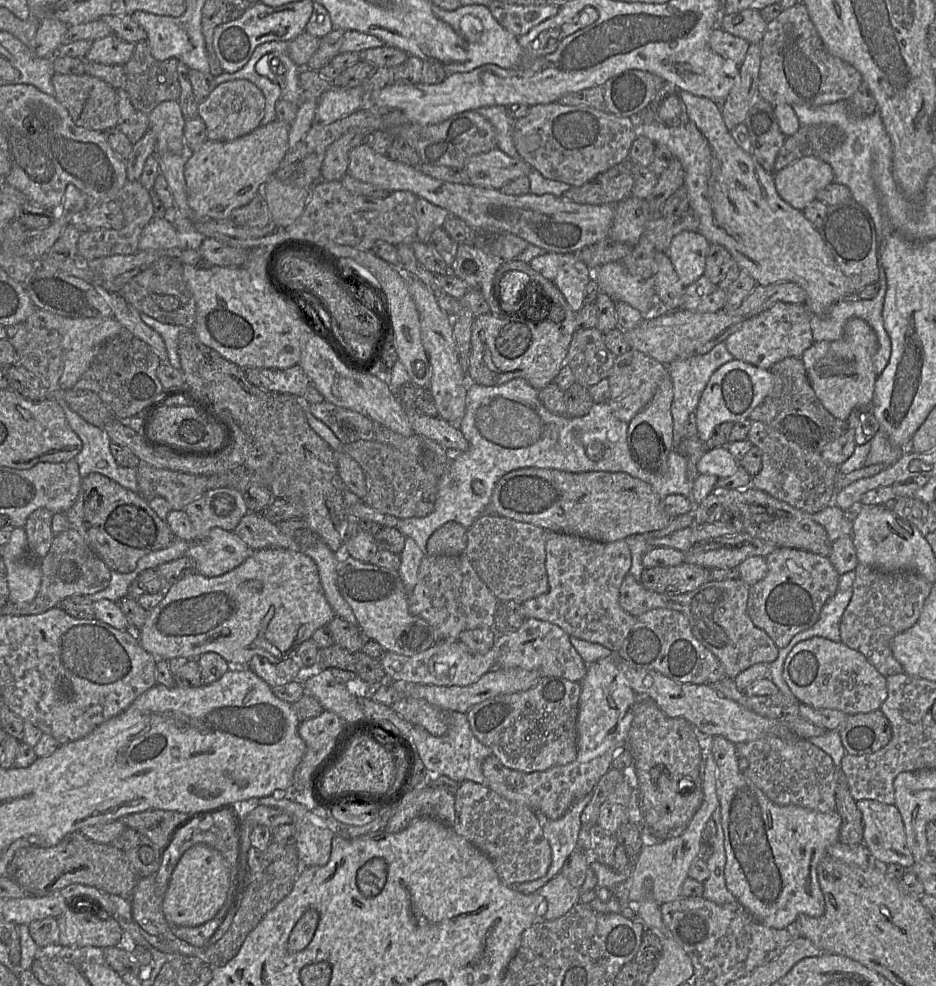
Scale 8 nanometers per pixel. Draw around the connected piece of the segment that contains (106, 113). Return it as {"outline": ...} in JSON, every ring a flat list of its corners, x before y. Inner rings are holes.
{"outline":[[54,74,52,84,55,90,54,97,67,109,77,126,102,132,117,127,119,115,116,89,103,80,87,74]]}

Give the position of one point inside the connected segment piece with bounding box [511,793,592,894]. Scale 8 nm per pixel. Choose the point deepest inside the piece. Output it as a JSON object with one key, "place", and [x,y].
{"place":[562,834]}

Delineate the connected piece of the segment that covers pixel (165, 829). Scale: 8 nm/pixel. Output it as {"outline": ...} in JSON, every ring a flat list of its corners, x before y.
{"outline":[[146,810,126,815,119,820,138,831,160,849,164,849,175,830,191,815,171,810]]}

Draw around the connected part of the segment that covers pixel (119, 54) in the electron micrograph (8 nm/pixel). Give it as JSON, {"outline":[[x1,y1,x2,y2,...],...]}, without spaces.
{"outline":[[114,34,92,41,85,61,104,65,125,65,132,57,136,44,126,42]]}

